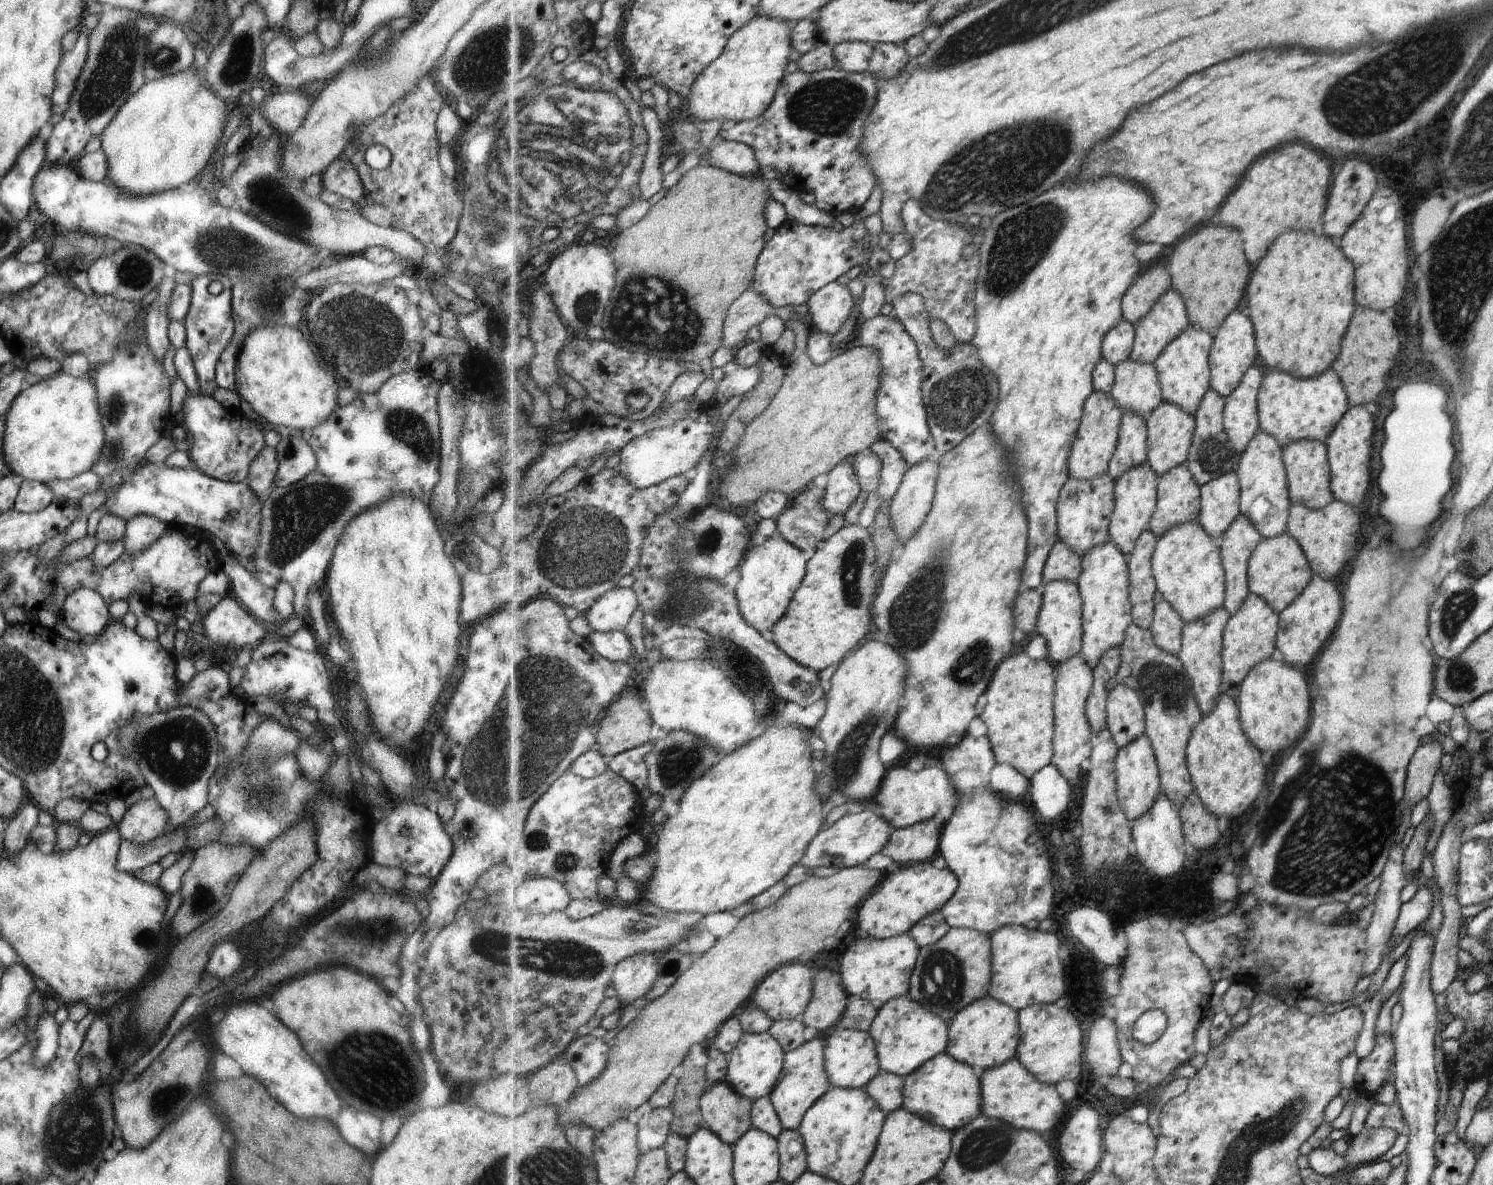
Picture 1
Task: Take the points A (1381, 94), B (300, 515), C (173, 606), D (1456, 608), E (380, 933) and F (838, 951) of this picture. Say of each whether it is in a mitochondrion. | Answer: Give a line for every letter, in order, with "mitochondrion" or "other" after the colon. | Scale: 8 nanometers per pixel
A: mitochondrion
B: mitochondrion
C: other
D: mitochondrion
E: mitochondrion
F: other

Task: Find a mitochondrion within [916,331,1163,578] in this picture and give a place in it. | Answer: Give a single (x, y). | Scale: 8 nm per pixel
(963, 397)

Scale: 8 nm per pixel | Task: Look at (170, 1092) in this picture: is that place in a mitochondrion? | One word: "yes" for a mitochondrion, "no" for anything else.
yes

